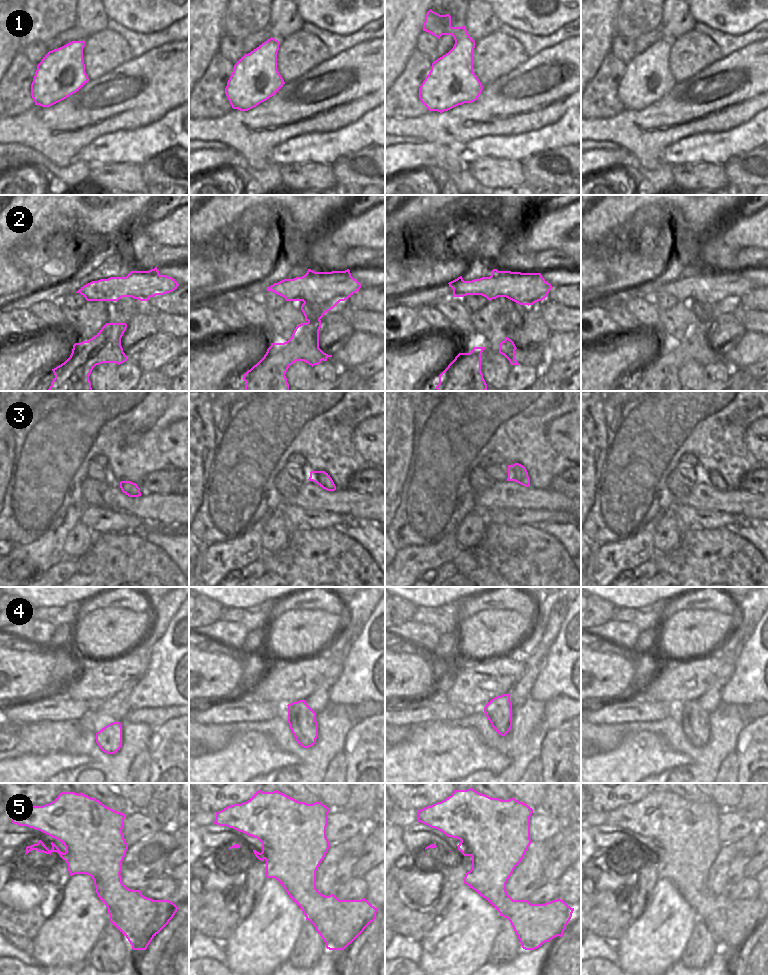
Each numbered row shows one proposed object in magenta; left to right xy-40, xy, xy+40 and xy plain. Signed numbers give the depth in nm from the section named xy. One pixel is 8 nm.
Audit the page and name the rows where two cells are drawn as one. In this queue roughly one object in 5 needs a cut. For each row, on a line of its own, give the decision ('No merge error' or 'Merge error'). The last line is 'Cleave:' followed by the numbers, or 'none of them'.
1: No merge error
2: Merge error
3: No merge error
4: No merge error
5: No merge error
Cleave: 2

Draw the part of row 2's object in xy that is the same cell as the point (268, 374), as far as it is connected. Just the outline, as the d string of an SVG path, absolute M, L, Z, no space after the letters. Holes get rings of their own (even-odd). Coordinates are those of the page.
M321 320L302 323L295 328L288 341L271 343L264 357L243 375L242 379L246 382L245 391L289 391L285 374L290 365L296 361L304 361L313 367L332 357L319 348L320 328Z

